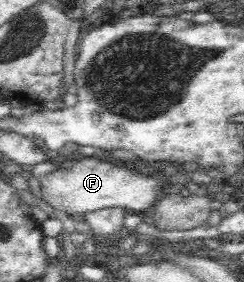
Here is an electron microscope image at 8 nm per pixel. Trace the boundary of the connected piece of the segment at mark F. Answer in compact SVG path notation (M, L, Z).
M94 156L77 158L71 169L54 170L38 176L37 180L40 182L42 200L69 216L83 215L104 207L121 207L129 212L142 211L152 206L156 197L164 193L164 186L158 179L125 169L118 162Z

